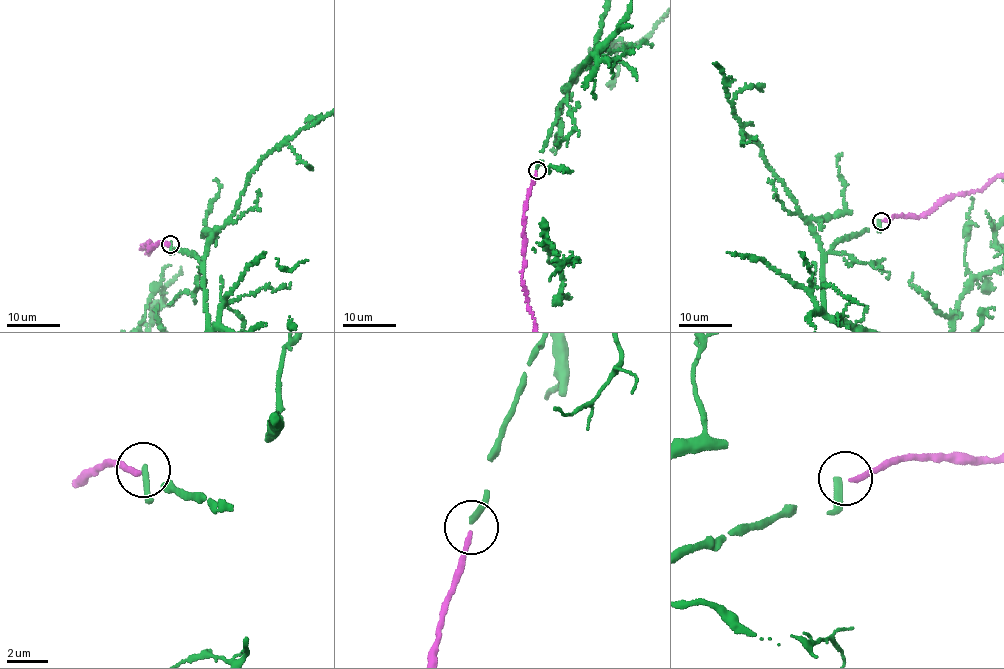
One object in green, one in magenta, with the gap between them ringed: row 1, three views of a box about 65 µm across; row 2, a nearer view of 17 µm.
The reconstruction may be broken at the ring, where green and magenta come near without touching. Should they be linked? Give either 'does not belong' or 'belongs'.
belongs

